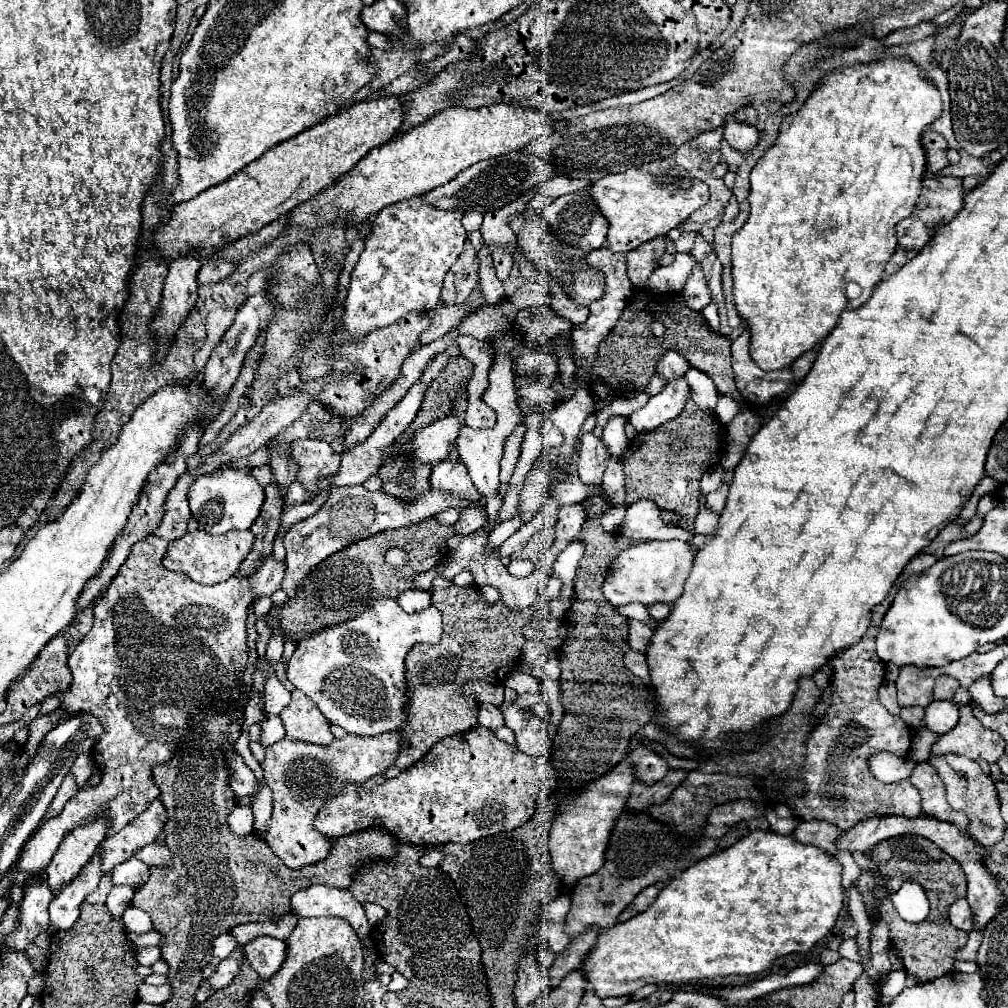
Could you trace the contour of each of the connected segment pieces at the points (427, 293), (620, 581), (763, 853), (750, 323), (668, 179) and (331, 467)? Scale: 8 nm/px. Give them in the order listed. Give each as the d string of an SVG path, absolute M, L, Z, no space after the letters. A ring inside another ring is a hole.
M422 197L404 199L400 203L392 203L384 207L374 221L372 233L366 237L364 251L350 273L348 297L346 297L346 313L344 313L344 329L338 331L338 339L356 339L364 337L378 327L392 325L408 311L432 311L440 301L442 279L448 269L456 263L458 255L464 249L466 231L462 227L462 211L444 211L432 207L430 203L422 203Z
M646 541L636 543L620 551L610 567L606 569L606 577L602 583L602 593L612 605L622 603L674 603L684 587L684 581L690 575L694 561L694 551L686 541Z
M752 831L732 847L676 873L642 915L602 931L582 963L584 977L604 999L630 995L650 983L690 983L718 975L760 973L774 959L808 951L826 937L836 925L844 897L838 859L814 845L798 843L792 835Z
M882 59L878 63L870 65L856 65L856 67L844 67L844 71L834 71L826 75L820 81L820 87L814 91L814 95L804 103L804 107L786 117L780 127L780 135L776 139L776 145L770 147L764 157L756 163L756 167L750 173L750 215L746 223L732 235L732 281L734 281L734 307L738 315L742 317L746 329L750 331L750 355L756 361L756 365L762 371L776 371L792 367L792 363L804 355L806 351L816 349L826 335L834 329L840 313L844 309L858 309L864 301L872 295L874 285L882 279L884 267L888 259L892 257L896 249L896 223L906 219L920 195L922 189L922 175L926 171L926 153L922 149L920 137L930 127L934 119L938 119L942 113L942 101L938 89L932 85L932 81L924 79L920 69L908 61L908 59ZM832 217L836 221L834 229L826 233L818 233L818 225Z
M672 159L652 161L642 167L632 167L626 173L606 175L588 189L598 203L602 215L608 219L606 247L610 251L628 253L638 245L668 235L670 229L678 227L696 209L708 203L708 185L692 177L684 167L676 165Z
M298 439L290 443L290 457L298 465L296 481L300 481L312 495L320 485L320 479L326 479L330 473L336 473L340 457L334 455L332 447L320 439Z

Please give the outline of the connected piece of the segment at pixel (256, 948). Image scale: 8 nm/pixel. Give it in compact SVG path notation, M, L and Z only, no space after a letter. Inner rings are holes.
M256 937L250 943L246 943L242 949L254 971L264 981L272 977L286 959L286 943L274 937Z

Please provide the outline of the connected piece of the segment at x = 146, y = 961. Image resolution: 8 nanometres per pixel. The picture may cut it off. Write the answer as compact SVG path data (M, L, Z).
M144 947L144 949L140 949L136 953L136 961L140 965L146 965L146 967L150 967L152 963L156 963L158 959L160 959L160 947Z

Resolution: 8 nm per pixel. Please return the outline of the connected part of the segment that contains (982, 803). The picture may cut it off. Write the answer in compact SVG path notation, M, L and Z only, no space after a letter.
M942 755L942 757L934 757L930 759L930 765L936 769L936 773L940 775L940 779L946 785L946 795L948 795L948 803L956 809L956 811L964 811L968 815L968 833L986 849L994 847L996 843L1000 843L1000 839L1004 837L1004 819L1000 815L1000 801L998 801L998 791L994 787L994 781L990 779L990 775L986 775L980 765L972 759L966 757L956 757L956 755Z

